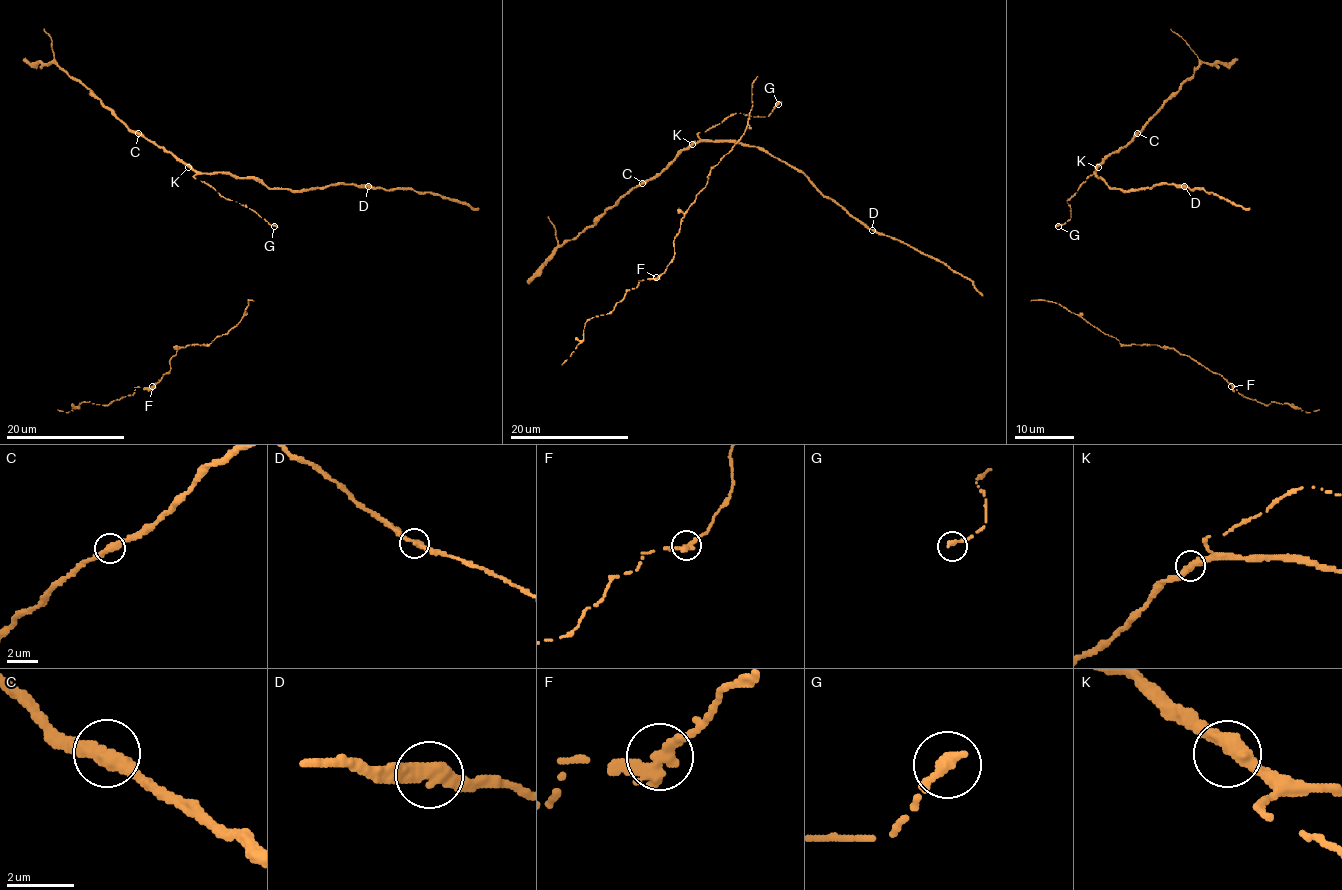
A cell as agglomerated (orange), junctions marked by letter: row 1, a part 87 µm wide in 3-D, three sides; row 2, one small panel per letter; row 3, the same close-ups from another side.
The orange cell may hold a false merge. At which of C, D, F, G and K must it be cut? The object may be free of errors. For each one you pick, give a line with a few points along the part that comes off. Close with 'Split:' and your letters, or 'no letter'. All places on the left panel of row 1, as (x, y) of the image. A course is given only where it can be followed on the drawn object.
Split: no letter

